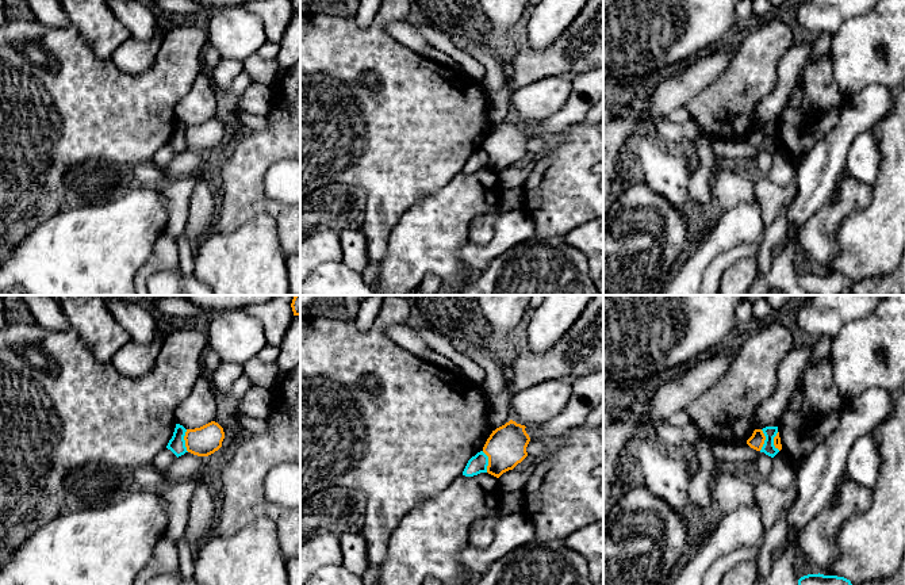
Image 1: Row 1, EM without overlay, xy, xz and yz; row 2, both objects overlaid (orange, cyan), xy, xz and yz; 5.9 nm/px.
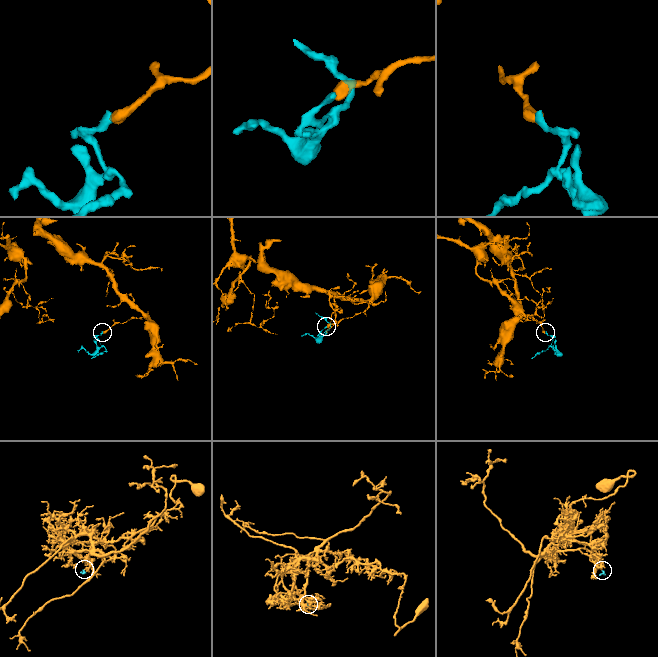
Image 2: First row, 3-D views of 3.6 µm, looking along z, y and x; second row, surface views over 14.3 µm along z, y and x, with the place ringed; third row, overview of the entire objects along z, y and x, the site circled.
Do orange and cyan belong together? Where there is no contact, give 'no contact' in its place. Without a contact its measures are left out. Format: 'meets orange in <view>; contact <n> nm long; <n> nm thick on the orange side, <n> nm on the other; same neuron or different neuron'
meets orange in xy; contact 140 nm long; 170 nm thick on the orange side, 100 nm on the other; different neuron

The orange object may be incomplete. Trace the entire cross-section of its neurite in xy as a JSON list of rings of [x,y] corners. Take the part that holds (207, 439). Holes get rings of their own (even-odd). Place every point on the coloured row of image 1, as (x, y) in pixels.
[[[211,421],[200,428],[187,429],[184,440],[187,451],[198,456],[208,456],[222,447],[223,428]]]

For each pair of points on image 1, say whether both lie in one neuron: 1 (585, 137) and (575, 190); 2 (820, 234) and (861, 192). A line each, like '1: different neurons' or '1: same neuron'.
1: same neuron
2: same neuron

